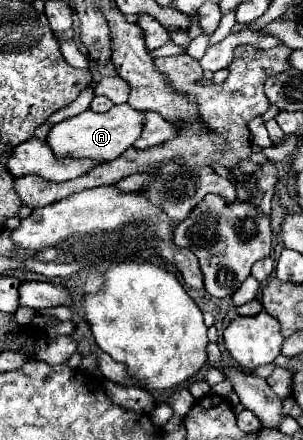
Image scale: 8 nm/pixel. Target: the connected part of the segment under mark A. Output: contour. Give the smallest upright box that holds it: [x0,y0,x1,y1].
[47,103,145,161]

